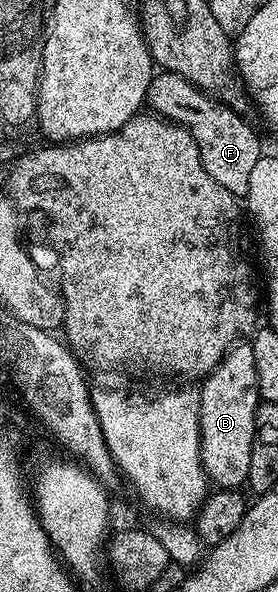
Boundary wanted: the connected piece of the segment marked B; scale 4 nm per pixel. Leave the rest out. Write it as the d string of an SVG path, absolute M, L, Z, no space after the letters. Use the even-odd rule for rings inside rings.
M236 343L227 350L225 356L217 363L215 370L202 378L201 385L203 389L198 390L199 394L199 450L201 451L201 463L203 469L207 472L208 482L214 483L219 489L234 489L240 488L246 482L249 475L249 455L253 451L253 435L255 434L255 408L261 403L259 395L259 380L257 379L257 363L253 359L253 347L250 343Z

